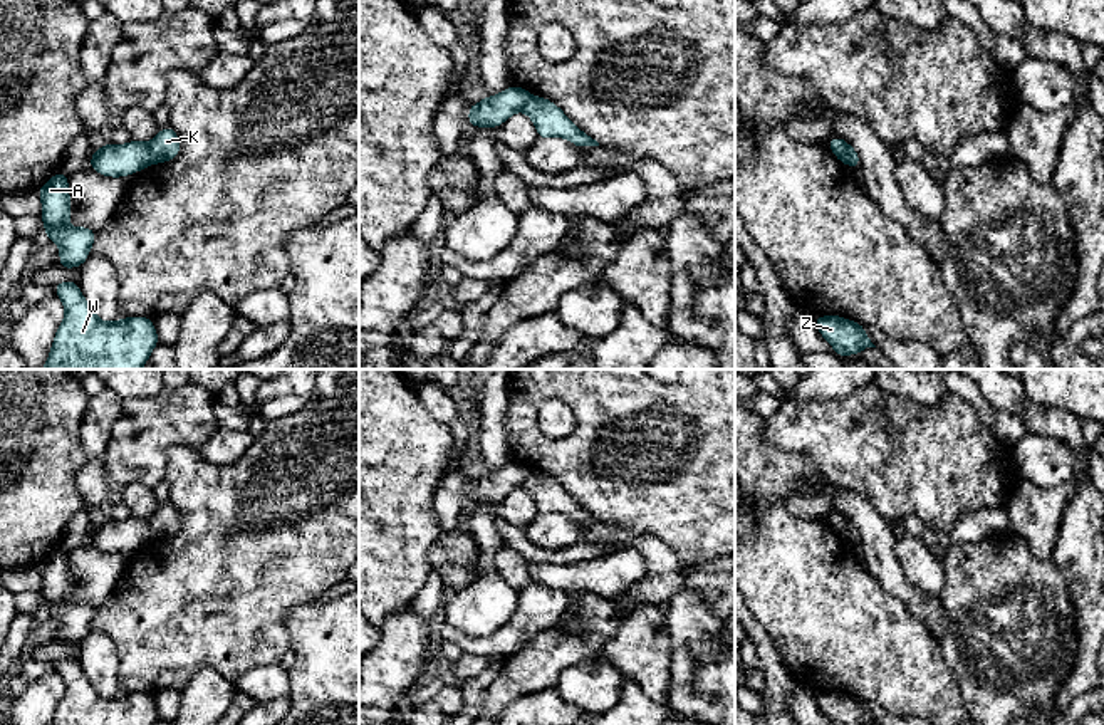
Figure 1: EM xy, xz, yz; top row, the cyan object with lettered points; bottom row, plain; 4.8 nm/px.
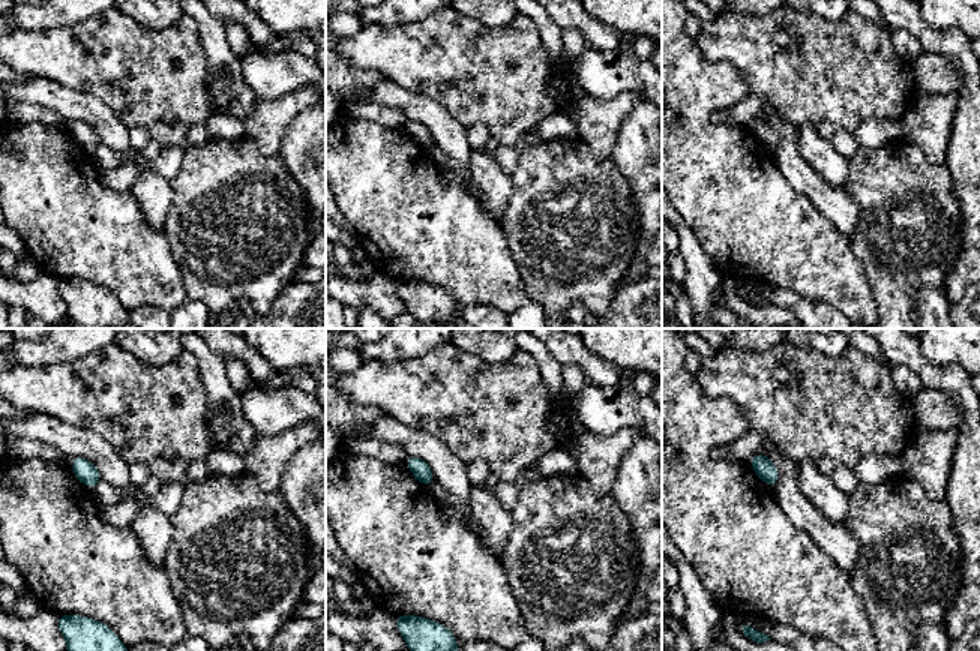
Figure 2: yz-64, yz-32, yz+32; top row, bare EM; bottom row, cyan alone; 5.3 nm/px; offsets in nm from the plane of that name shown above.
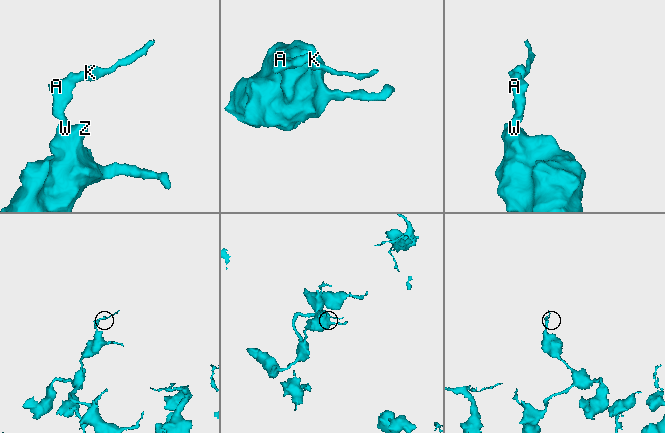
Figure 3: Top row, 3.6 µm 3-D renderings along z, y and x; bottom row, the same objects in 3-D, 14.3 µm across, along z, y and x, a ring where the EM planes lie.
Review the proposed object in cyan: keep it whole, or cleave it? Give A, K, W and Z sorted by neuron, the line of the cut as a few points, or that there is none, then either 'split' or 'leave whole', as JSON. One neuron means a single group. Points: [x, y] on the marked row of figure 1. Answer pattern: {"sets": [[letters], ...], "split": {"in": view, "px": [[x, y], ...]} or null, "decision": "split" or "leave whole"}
{"sets": [["A", "W", "Z"], ["K"]], "split": {"in": "yz", "px": [[843, 141], [848, 151], [848, 163]]}, "decision": "split"}

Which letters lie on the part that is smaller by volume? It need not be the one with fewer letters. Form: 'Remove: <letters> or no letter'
Remove: K

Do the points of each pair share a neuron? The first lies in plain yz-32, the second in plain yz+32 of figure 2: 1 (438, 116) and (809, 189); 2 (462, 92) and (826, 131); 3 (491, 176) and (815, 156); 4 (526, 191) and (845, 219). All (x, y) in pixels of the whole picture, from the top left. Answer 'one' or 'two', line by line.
1: one
2: two
3: one
4: two

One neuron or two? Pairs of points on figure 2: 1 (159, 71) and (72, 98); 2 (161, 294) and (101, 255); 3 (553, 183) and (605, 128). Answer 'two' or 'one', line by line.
1: two
2: one
3: two

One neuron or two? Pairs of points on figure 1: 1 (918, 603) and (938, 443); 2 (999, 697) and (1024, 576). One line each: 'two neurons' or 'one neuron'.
1: two neurons
2: one neuron

